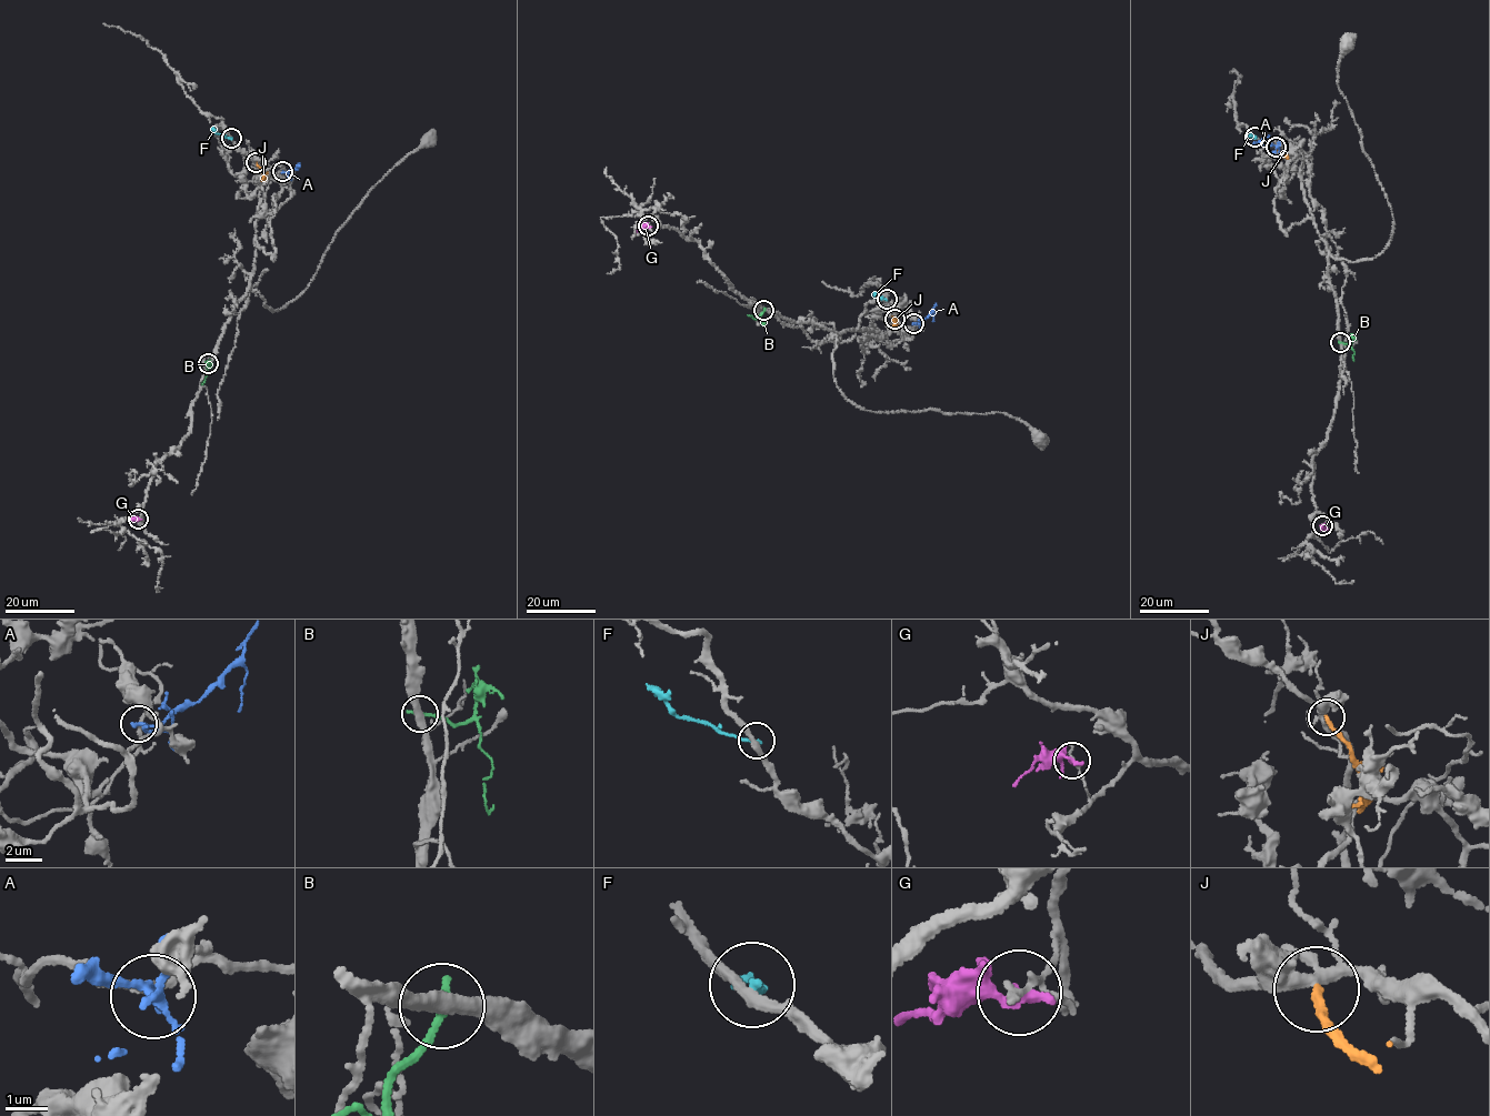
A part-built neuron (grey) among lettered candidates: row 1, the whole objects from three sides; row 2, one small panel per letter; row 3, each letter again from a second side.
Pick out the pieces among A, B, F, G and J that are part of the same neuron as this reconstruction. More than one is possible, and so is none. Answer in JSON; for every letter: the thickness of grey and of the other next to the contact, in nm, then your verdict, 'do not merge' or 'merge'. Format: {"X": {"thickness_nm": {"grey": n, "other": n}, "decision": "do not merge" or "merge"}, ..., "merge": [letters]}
{"A": {"thickness_nm": {"grey": 190, "other": 200}, "decision": "do not merge"}, "B": {"thickness_nm": {"grey": 380, "other": 200}, "decision": "do not merge"}, "F": {"thickness_nm": {"grey": 280, "other": 190}, "decision": "do not merge"}, "G": {"thickness_nm": {"grey": 130, "other": 320}, "decision": "do not merge"}, "J": {"thickness_nm": {"grey": 320, "other": 200}, "decision": "do not merge"}, "merge": []}

